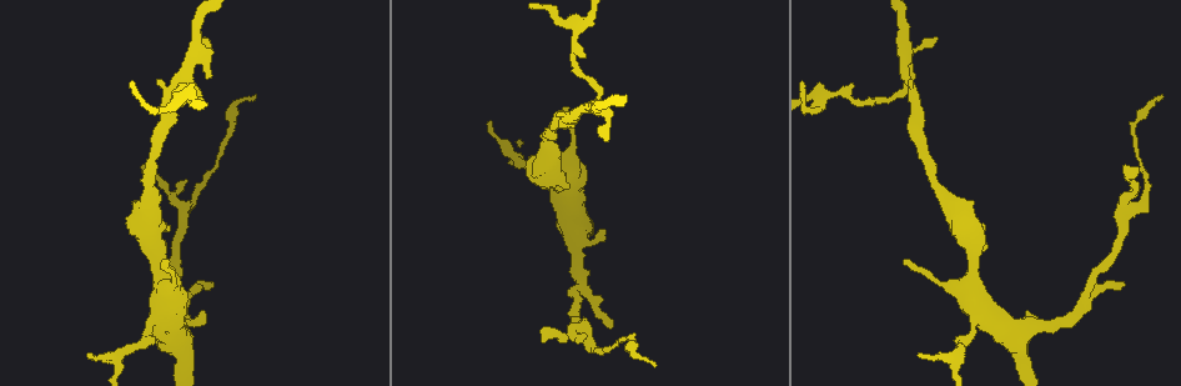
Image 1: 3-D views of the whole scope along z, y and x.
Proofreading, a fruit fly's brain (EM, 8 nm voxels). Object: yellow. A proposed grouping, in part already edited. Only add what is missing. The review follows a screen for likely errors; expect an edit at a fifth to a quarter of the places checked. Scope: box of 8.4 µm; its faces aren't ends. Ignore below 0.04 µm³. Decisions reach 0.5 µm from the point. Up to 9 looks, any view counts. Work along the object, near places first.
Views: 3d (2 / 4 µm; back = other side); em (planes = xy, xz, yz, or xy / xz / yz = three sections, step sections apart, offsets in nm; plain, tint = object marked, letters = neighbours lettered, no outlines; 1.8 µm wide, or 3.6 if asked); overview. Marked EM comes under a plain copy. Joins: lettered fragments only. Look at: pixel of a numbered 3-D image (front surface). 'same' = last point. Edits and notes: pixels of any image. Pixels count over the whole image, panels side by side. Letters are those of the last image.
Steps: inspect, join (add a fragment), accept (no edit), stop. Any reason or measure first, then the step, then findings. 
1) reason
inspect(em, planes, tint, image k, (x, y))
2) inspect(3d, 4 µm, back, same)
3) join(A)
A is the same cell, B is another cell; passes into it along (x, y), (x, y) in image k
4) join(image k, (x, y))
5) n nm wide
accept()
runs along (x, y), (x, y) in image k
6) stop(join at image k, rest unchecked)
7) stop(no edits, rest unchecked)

an open end
inspect(3d, 4 µm, image 1, (212, 284))

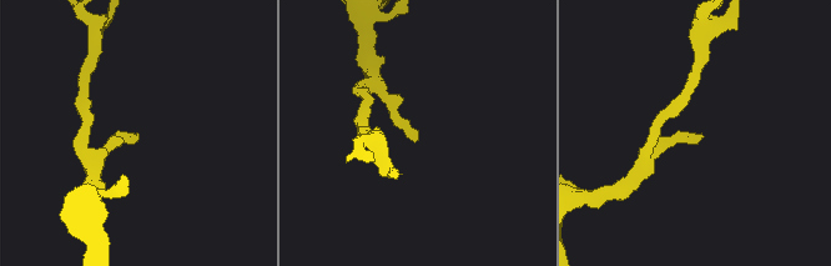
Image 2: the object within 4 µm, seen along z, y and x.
inspect(em, 3.6 µm, planes, letters, image 2, (135, 135))

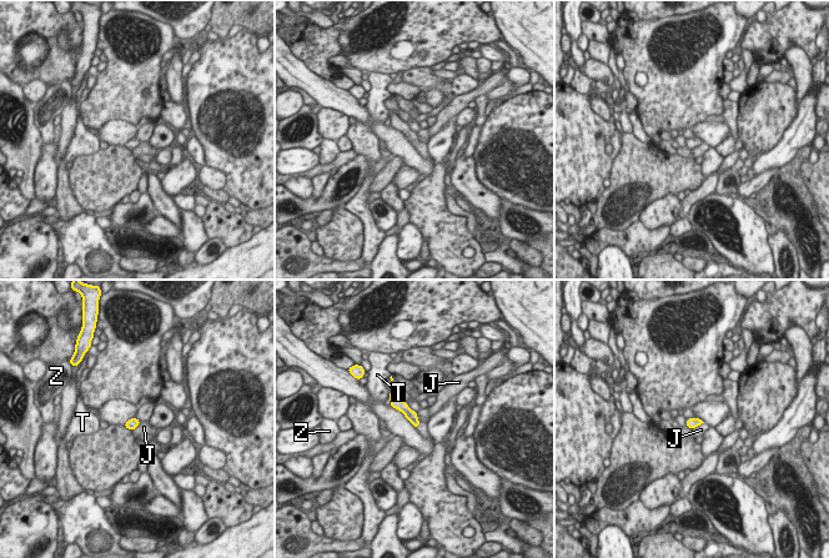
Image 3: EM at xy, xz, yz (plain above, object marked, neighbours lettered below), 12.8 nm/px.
J touches over 200 nm
accept()
J, T and Z are other cells; border along (704, 422), (692, 430) in image 3; none of them fits

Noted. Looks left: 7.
an open end
inspect(em, yz, step 16, tint, image 1, (1137, 169))

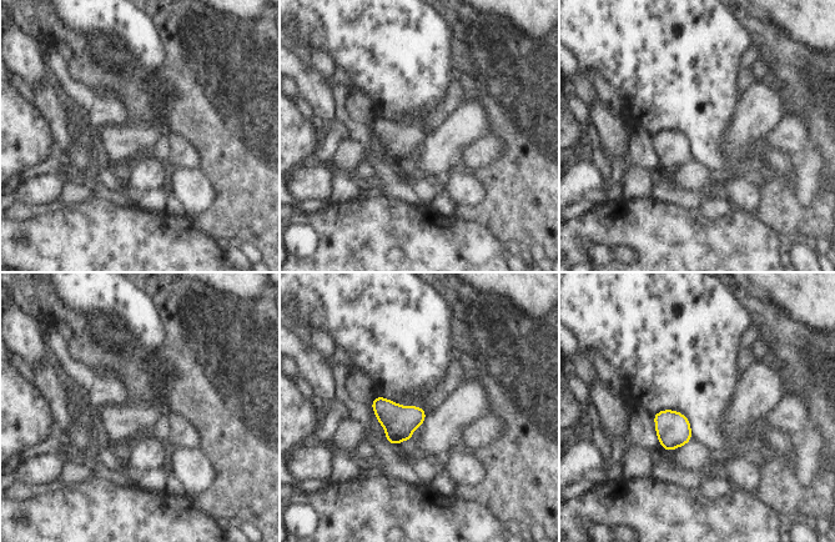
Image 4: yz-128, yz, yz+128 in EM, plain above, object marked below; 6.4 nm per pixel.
inspect(em, yz, step 16, letters, same)

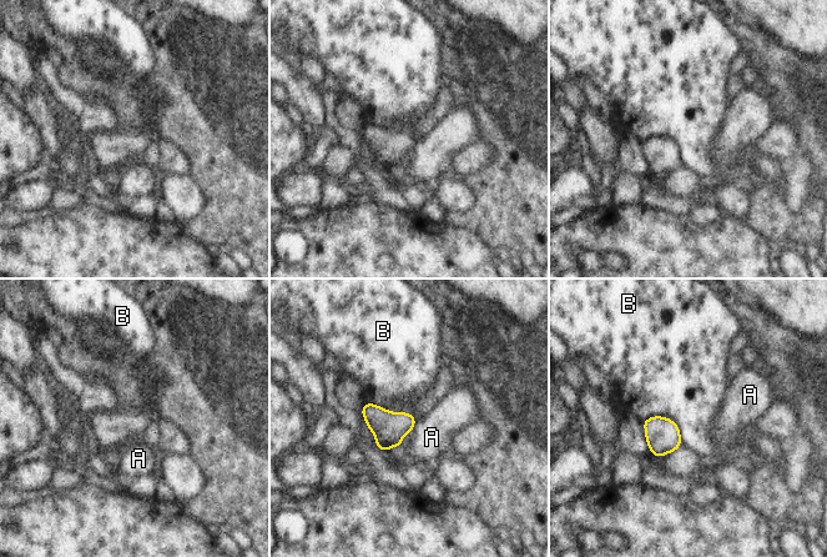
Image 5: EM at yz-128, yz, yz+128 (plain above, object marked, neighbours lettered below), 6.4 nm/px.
accept()
A and B are other cells; border along (643, 421), (669, 417), (682, 443) in image 5; no lettered fragment goes on from it

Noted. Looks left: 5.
arms part here
inspect(em, planes, letters, image 1, (904, 76))

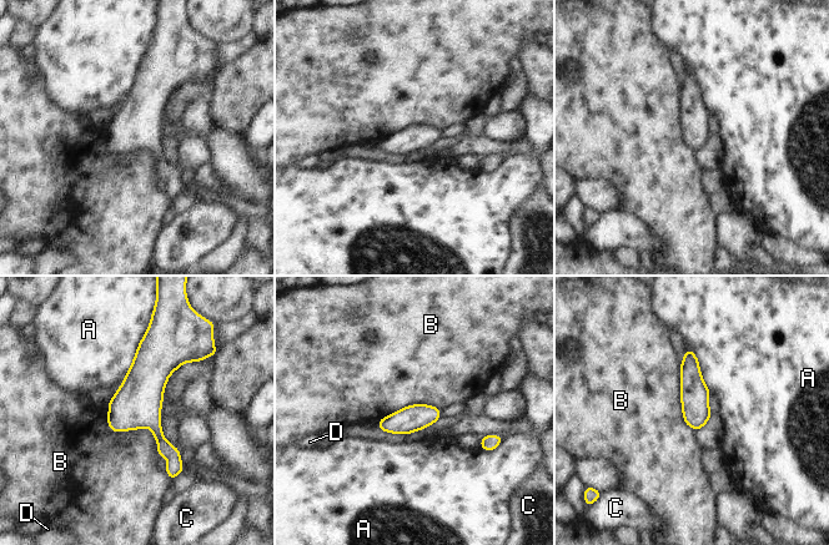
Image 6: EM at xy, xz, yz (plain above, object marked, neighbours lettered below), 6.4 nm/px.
accept()
A, B, C and D are other cells; border along (106, 404), (160, 455) in image 6; none of them fits

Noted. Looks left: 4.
thin end
inspect(em, yz, step 16, letters, image 1, (904, 263))

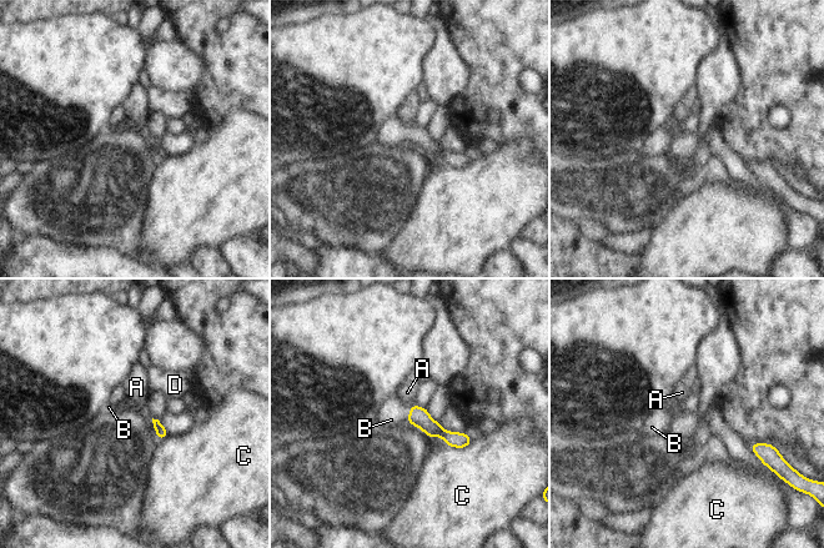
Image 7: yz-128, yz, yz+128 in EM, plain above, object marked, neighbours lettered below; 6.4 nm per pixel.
join(B)
B is the same cell, A, C and D are other cells; passes into it along (420, 417), (410, 415), (393, 412) in image 7; it goes on there

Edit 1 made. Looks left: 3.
stop(join at image 7, rest unchecked)

